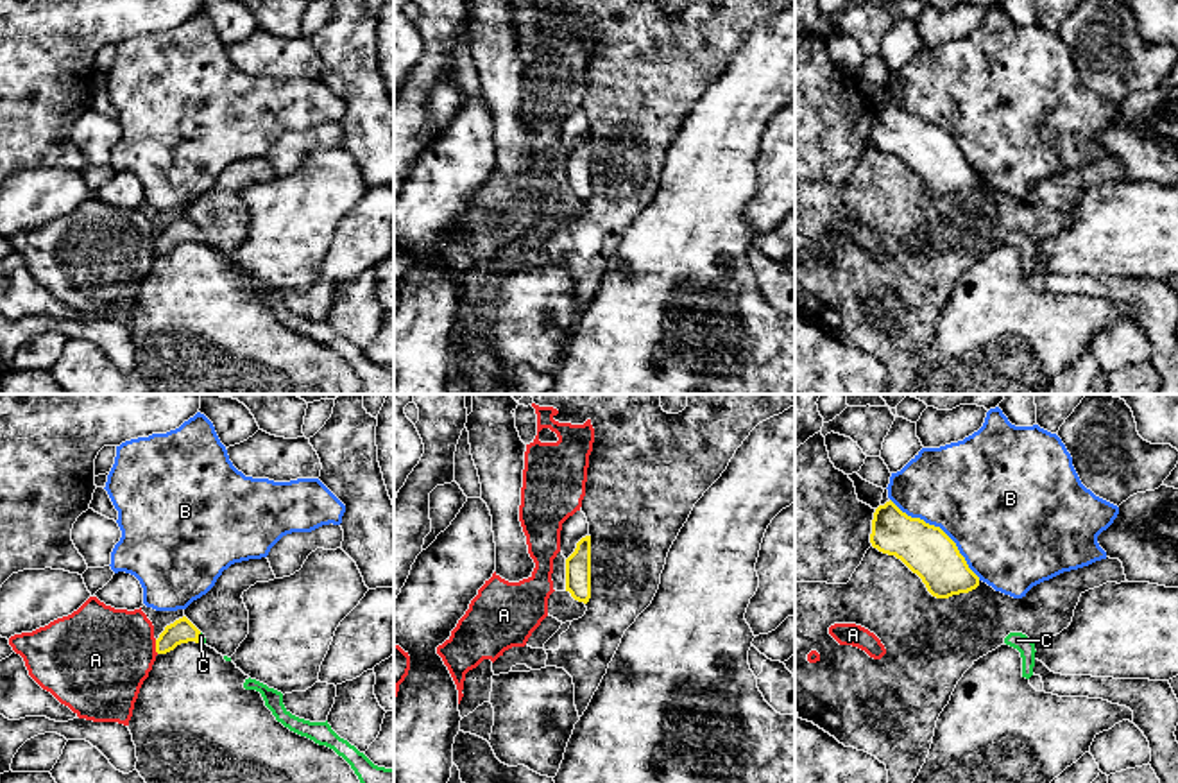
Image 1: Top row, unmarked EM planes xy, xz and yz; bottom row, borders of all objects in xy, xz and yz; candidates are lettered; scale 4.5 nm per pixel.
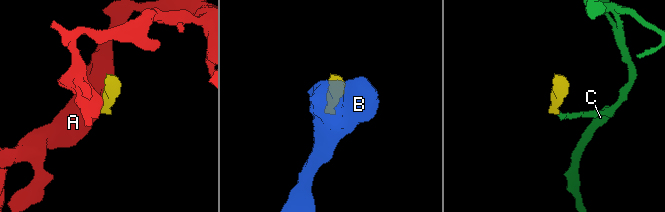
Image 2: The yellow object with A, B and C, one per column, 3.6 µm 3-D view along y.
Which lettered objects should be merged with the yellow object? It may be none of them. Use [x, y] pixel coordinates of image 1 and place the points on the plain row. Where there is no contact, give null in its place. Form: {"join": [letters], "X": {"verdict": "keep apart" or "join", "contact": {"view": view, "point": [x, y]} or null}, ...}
{"join": ["C"], "A": {"verdict": "keep apart", "contact": {"view": "xy", "point": [156, 246]}}, "B": {"verdict": "keep apart", "contact": {"view": "yz", "point": [940, 128]}}, "C": {"verdict": "join", "contact": {"view": "xy", "point": [197, 237]}}}

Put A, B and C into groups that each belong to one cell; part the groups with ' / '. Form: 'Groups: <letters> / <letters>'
Groups: A / B / C

